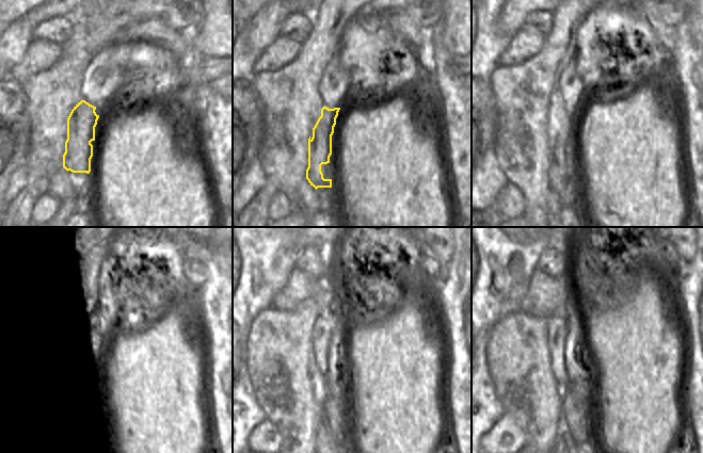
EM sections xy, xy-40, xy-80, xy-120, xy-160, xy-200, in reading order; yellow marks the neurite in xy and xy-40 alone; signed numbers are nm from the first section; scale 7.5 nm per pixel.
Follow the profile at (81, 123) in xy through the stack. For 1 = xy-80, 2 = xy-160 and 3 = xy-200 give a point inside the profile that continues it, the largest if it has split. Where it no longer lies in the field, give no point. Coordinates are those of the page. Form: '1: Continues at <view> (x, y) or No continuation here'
1: Continues at xy-80 (558, 149)
2: Continues at xy-160 (325, 443)
3: Continues at xy-200 (564, 443).

